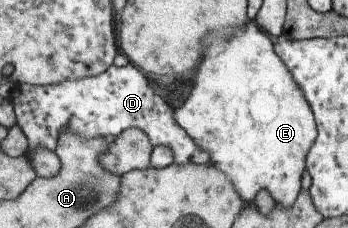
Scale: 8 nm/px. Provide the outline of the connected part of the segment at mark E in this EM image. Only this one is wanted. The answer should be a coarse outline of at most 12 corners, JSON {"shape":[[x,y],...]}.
{"shape":[[249,21],[174,121],[246,204],[294,205],[317,126]]}

